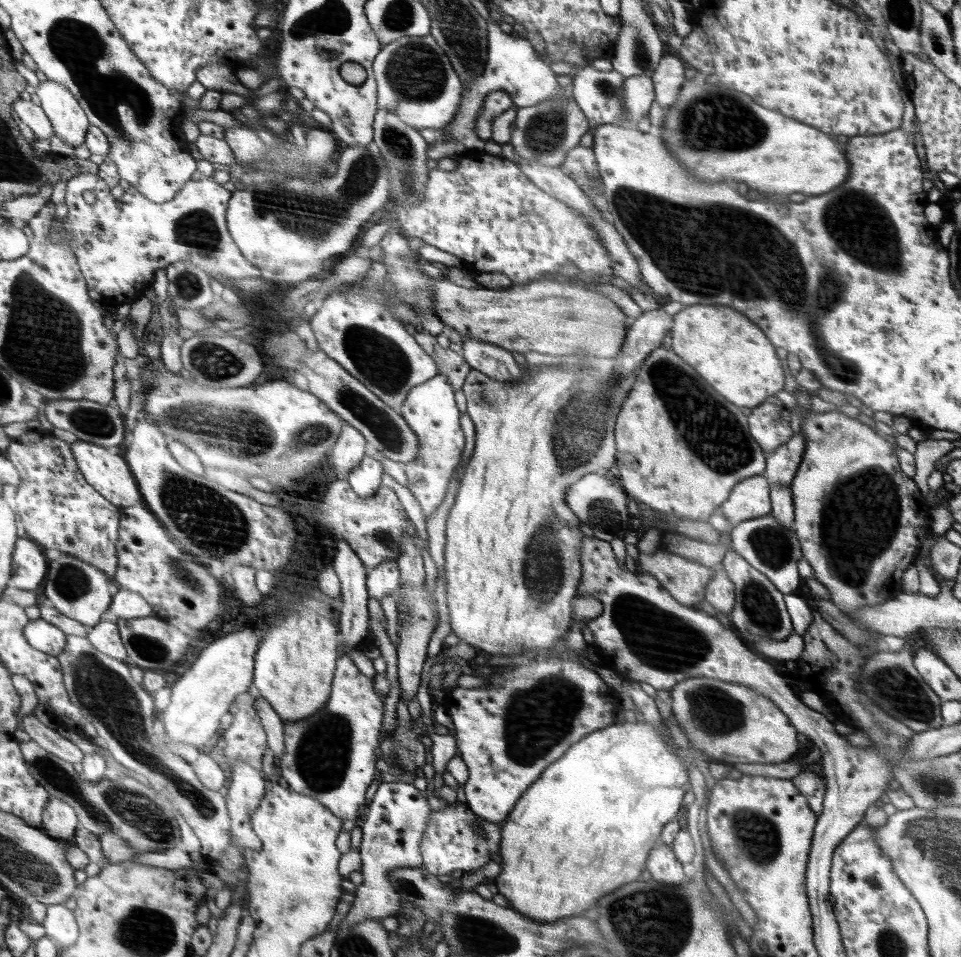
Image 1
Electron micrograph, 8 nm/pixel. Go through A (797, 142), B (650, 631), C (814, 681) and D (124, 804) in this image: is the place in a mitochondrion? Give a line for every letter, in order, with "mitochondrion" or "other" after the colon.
A: other
B: mitochondrion
C: other
D: mitochondrion

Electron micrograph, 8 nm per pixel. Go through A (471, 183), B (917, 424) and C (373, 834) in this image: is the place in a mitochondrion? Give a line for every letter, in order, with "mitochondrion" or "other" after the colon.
A: other
B: other
C: other

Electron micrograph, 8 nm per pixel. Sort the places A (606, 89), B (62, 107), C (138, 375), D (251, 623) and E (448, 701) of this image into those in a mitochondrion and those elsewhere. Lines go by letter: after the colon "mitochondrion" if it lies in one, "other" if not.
A: mitochondrion
B: other
C: other
D: other
E: other

